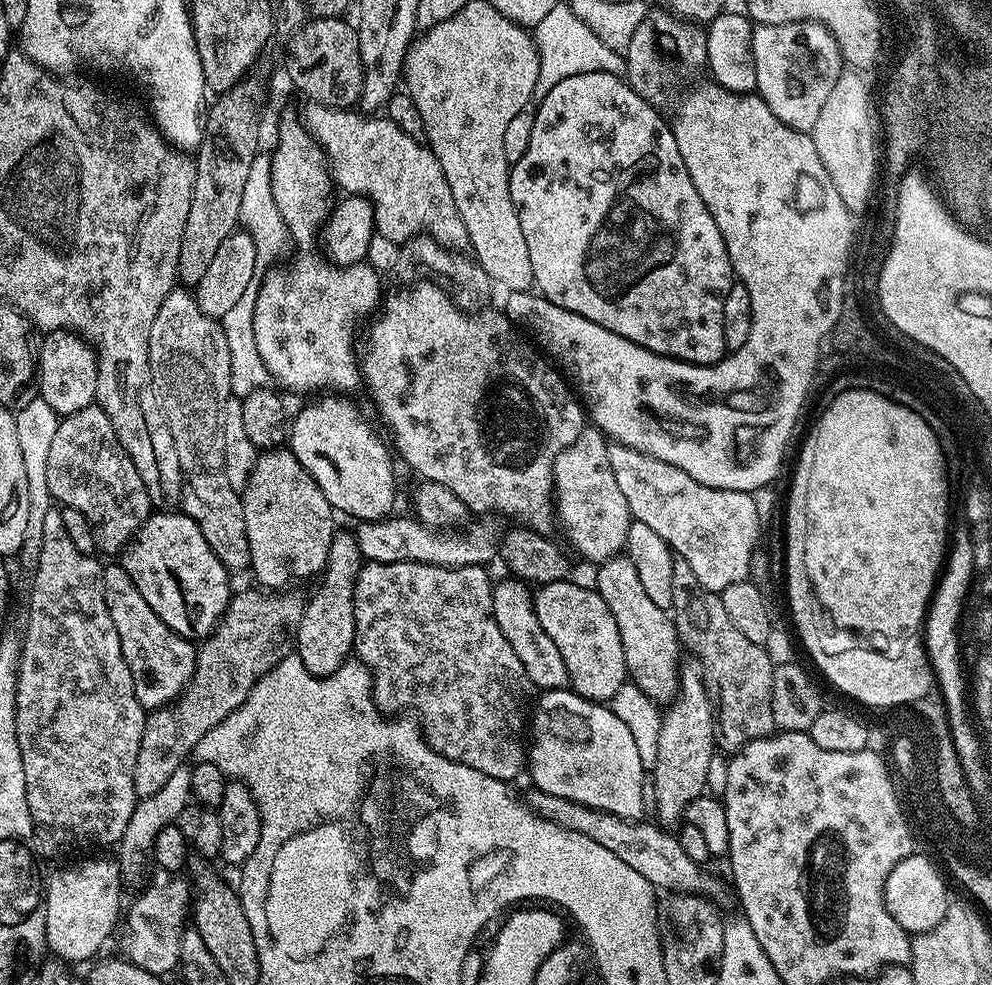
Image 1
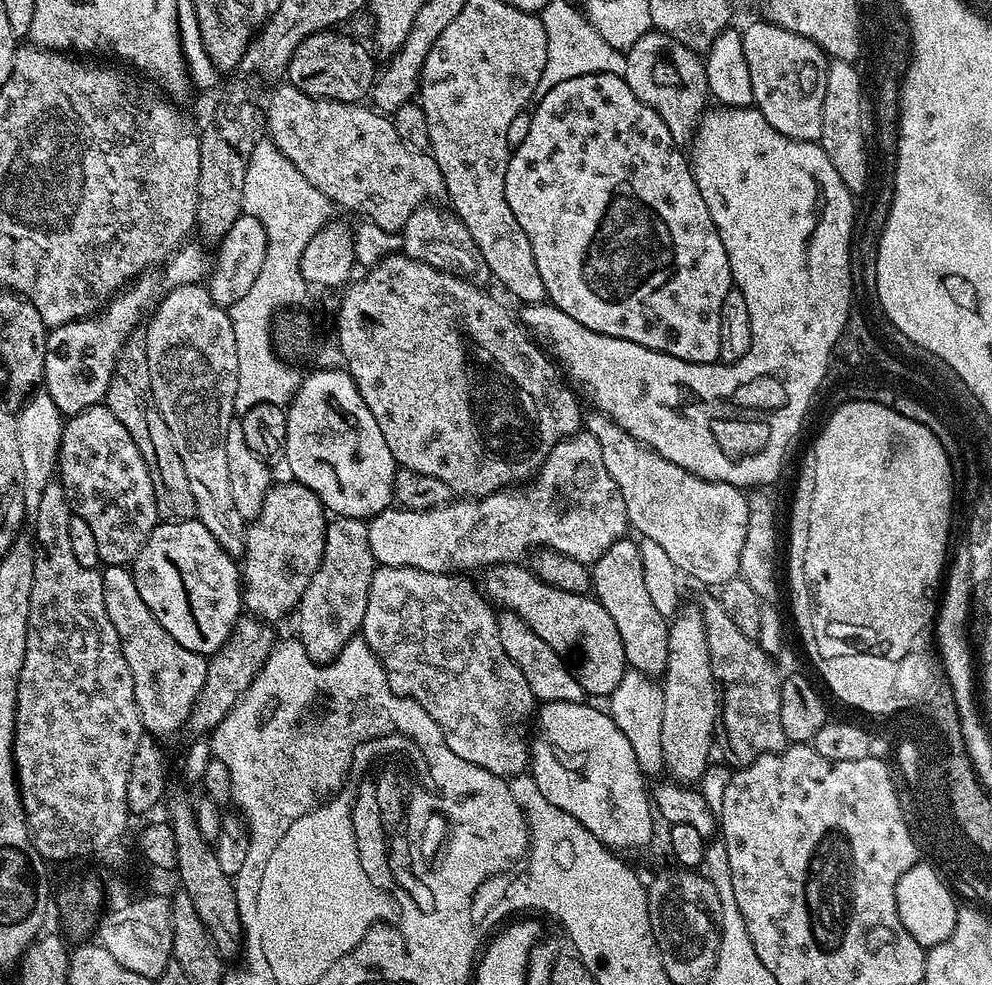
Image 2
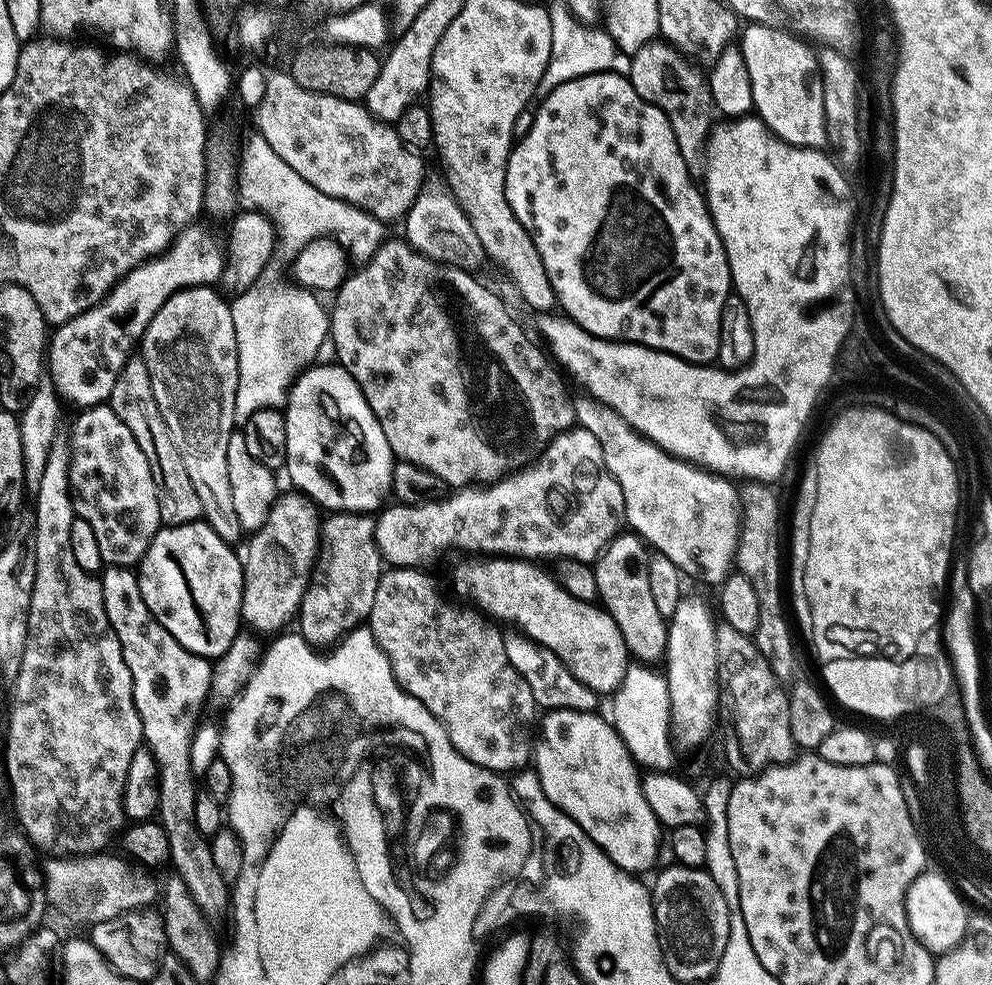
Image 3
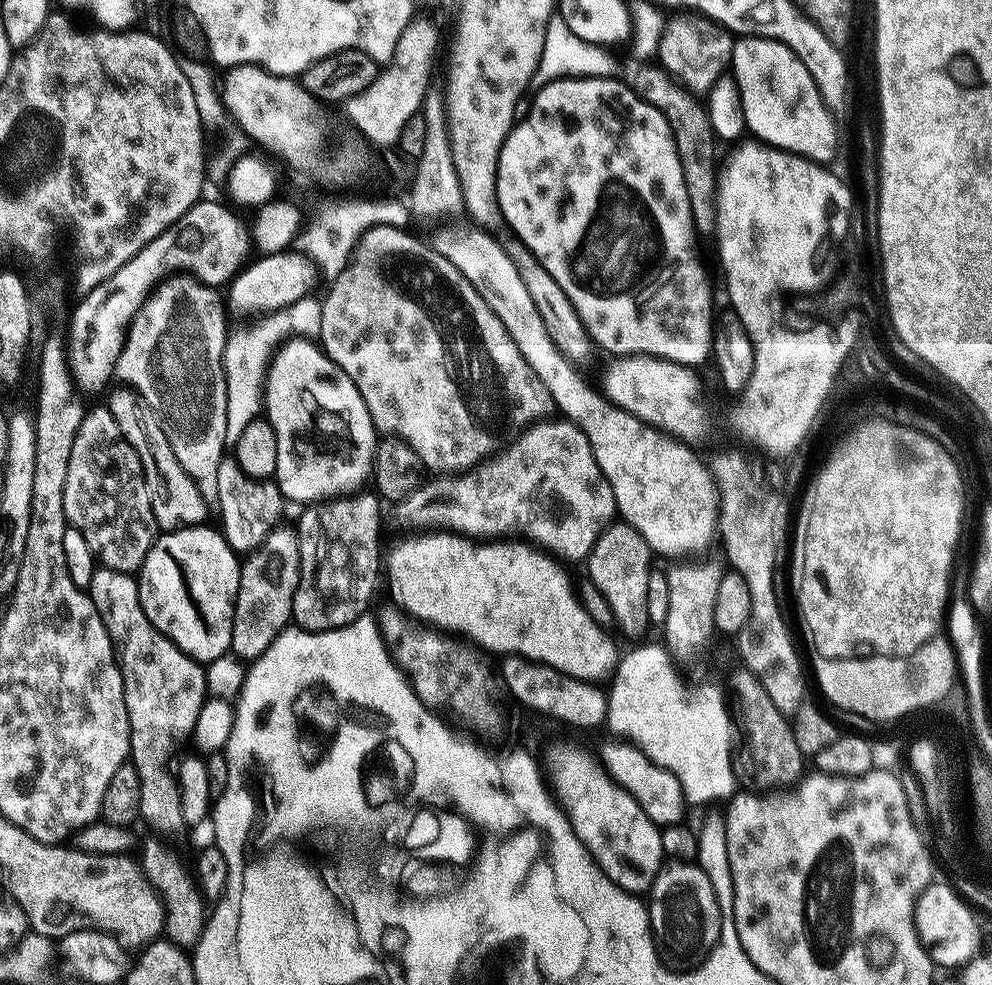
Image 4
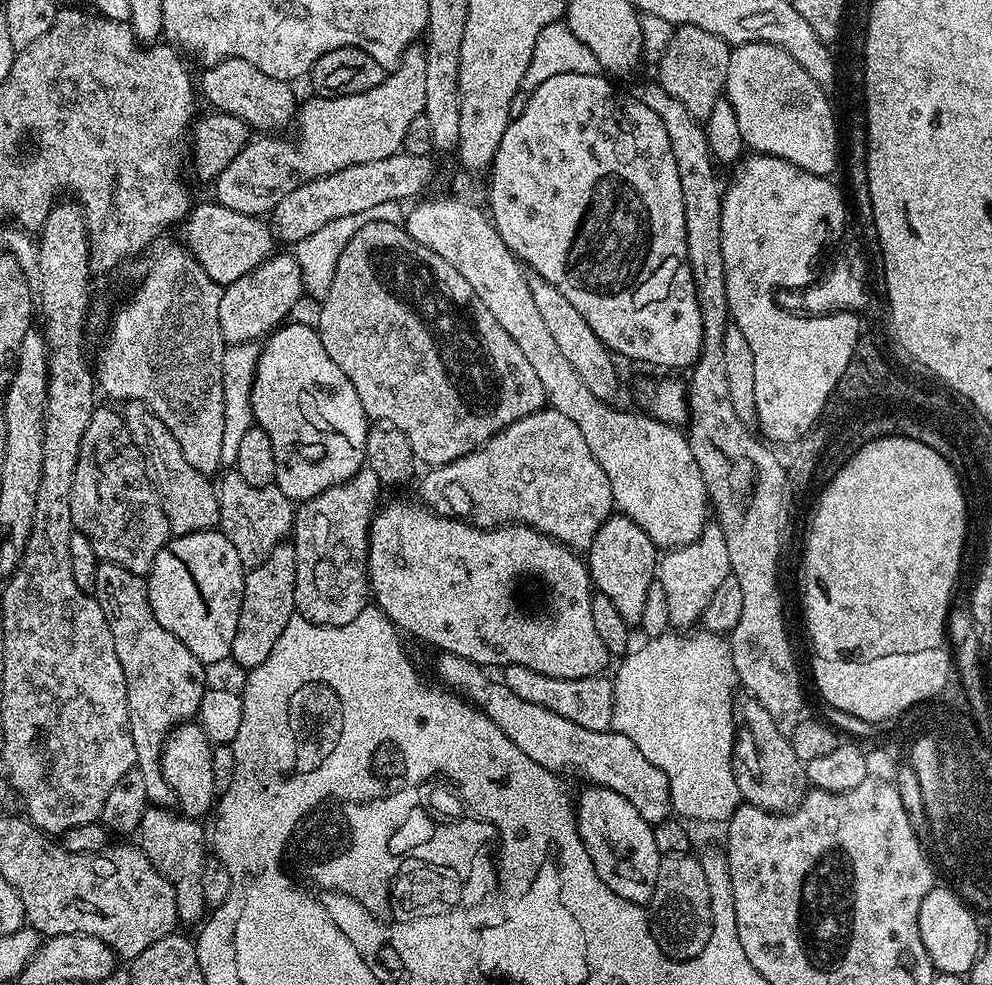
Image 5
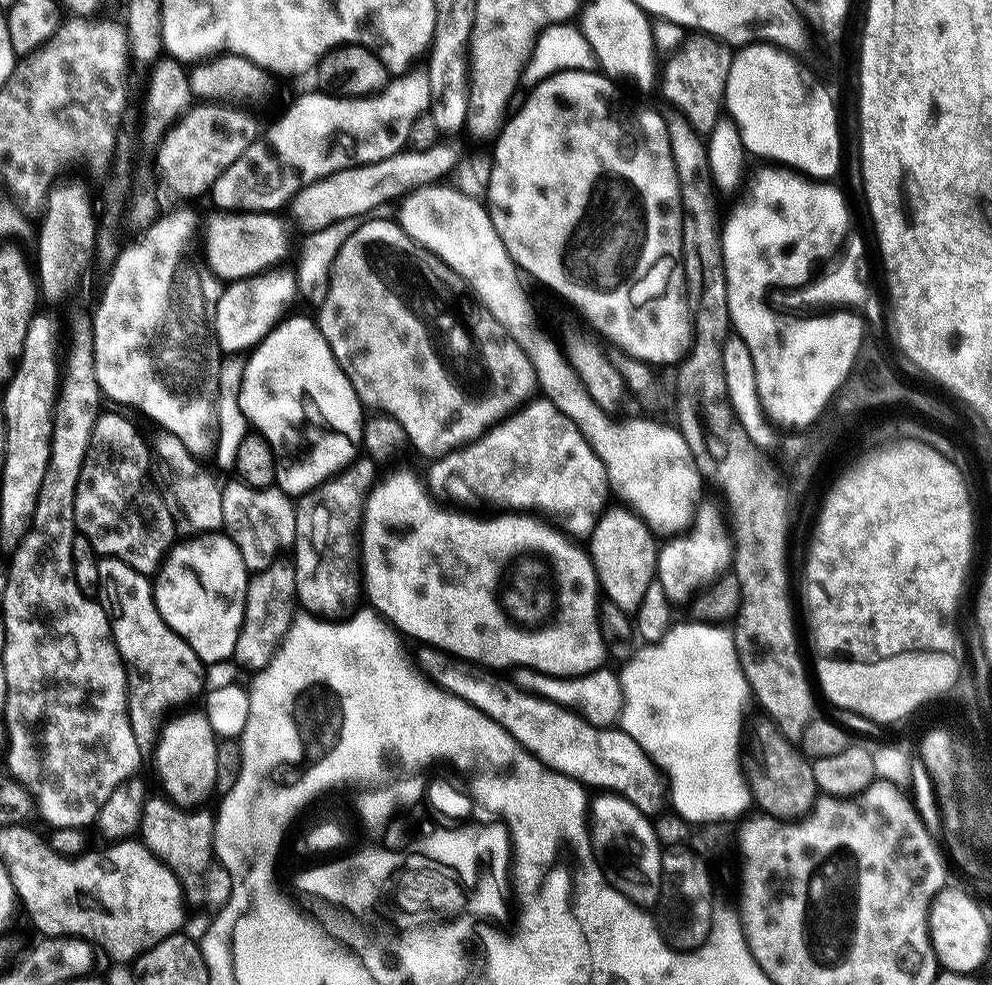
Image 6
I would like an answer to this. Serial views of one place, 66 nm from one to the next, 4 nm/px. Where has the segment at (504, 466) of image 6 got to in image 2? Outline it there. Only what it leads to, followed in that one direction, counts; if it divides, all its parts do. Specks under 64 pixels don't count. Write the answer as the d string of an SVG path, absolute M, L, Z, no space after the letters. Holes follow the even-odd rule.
M587 430L558 442L544 459L539 472L523 486L513 486L503 492L495 492L479 498L460 498L439 508L402 508L389 506L385 512L367 521L370 538L370 554L374 554L381 568L417 568L427 572L449 574L467 573L467 568L487 570L498 564L519 561L523 552L531 553L541 548L552 548L578 562L595 564L614 542L629 535L630 525L626 502L602 462L602 446Z

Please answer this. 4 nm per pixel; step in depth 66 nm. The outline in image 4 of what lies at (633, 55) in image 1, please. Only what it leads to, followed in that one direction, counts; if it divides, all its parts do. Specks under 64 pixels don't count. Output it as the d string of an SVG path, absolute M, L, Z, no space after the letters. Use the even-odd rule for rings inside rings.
M640 66L636 72L636 77L630 80L631 87L638 93L645 102L654 106L666 118L670 130L674 134L674 142L678 146L678 162L682 162L682 178L686 178L686 194L690 198L690 210L696 223L697 229L701 233L708 234L716 231L716 178L718 175L718 160L716 164L716 144L718 137L712 131L712 123L708 117L708 109L703 103L700 104L695 95L683 84L677 82L660 66Z

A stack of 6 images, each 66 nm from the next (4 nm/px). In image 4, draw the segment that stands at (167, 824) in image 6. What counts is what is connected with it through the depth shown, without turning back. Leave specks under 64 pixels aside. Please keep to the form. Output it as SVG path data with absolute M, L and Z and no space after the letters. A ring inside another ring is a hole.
M152 838L144 848L144 860L142 867L144 877L160 895L160 901L164 903L164 931L163 935L179 948L192 950L200 944L204 937L204 925L206 923L206 911L204 912L205 897L198 887L197 881L188 873L186 865L180 861L176 852L167 848L165 841L160 838Z

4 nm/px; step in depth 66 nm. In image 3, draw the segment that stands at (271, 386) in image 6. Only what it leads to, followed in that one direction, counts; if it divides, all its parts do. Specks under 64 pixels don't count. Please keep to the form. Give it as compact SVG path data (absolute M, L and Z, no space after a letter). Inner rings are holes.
M317 363L305 368L288 389L286 407L283 409L286 422L284 468L292 479L291 487L321 509L328 508L324 510L329 513L372 514L385 503L384 499L389 499L392 490L394 457L390 442L386 442L386 434L382 434L382 426L378 426L378 418L374 418L374 410L370 410L358 382L339 363L331 363Z

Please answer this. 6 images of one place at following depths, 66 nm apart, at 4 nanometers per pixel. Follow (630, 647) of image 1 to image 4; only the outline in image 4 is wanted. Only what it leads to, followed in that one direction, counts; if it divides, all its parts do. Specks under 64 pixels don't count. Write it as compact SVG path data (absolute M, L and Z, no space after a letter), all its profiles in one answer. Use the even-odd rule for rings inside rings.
M613 522L600 535L586 561L587 579L592 580L598 590L602 590L602 598L610 602L615 627L620 627L628 636L640 636L650 628L646 610L646 586L654 568L652 560L652 547L644 541L642 534L638 534L636 528L623 522Z

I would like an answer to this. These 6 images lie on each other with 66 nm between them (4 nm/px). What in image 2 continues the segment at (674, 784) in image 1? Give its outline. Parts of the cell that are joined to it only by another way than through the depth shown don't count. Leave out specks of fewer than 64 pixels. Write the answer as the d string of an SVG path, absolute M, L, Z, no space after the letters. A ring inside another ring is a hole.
M681 611L668 630L668 665L662 674L662 754L673 781L692 786L704 776L712 735L718 732L718 685L712 673L704 618L699 611Z

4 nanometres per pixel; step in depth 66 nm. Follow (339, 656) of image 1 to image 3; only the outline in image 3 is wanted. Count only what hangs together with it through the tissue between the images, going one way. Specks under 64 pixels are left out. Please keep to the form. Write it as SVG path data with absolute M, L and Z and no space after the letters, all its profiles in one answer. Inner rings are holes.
M334 512L321 519L312 579L308 581L298 613L298 632L307 644L335 645L367 621L382 575L382 557L374 538L375 529L375 519L363 512Z

